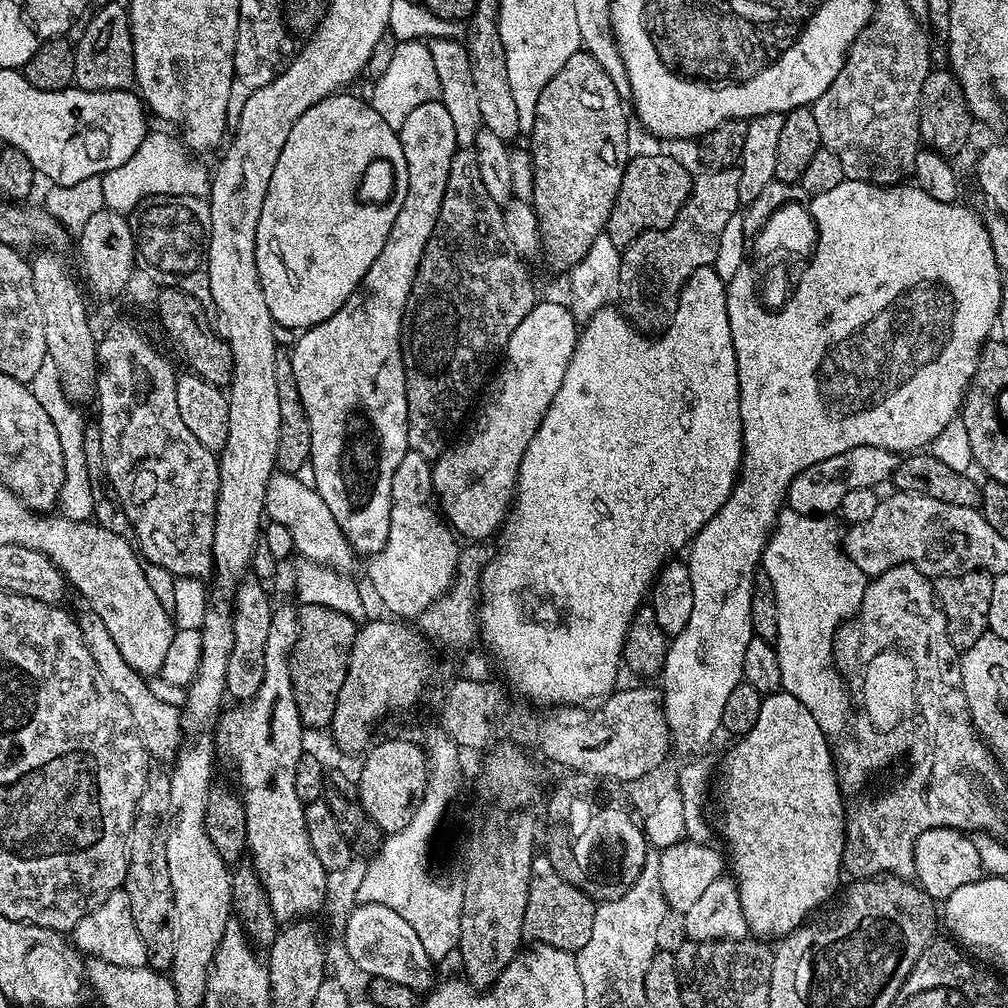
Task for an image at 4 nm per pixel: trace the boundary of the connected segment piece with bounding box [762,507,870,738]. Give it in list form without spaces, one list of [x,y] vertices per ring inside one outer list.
[[[785,507],[777,516],[776,527],[772,529],[764,548],[762,571],[770,578],[778,606],[778,634],[774,647],[778,654],[778,670],[782,670],[780,687],[783,691],[794,694],[794,698],[798,698],[798,702],[802,702],[802,706],[806,706],[806,710],[814,714],[814,722],[822,726],[828,737],[836,738],[848,724],[850,693],[844,677],[834,667],[832,642],[837,628],[859,612],[870,580],[844,553],[841,525],[832,519],[831,515],[803,516],[793,508]]]

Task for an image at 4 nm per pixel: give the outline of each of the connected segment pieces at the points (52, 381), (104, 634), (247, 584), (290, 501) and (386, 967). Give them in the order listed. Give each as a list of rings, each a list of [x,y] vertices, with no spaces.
[[[52,359],[42,362],[38,374],[34,374],[30,385],[34,398],[50,414],[50,422],[54,422],[54,430],[58,430],[58,442],[62,442],[62,458],[64,459],[64,481],[58,501],[59,515],[68,520],[91,521],[94,514],[94,498],[90,491],[90,474],[86,470],[86,454],[82,450],[84,441],[85,419],[76,413],[77,405],[69,400],[62,382],[58,378],[58,366],[54,366]]]
[[[84,610],[84,613],[79,613],[78,623],[82,638],[94,658],[94,662],[98,662],[98,670],[102,670],[102,678],[106,678],[106,682],[110,682],[110,687],[118,694],[118,698],[122,698],[126,702],[126,706],[130,706],[130,715],[134,718],[134,726],[138,726],[138,734],[146,746],[149,757],[153,761],[175,761],[176,753],[180,751],[182,741],[185,739],[184,732],[180,729],[181,709],[162,702],[151,693],[149,681],[136,672],[134,666],[130,666],[130,662],[126,662],[126,658],[122,658],[122,653],[118,651],[118,645],[115,644],[114,638],[110,638],[110,630],[106,630],[106,625],[103,624],[102,618],[98,618],[98,614]]]
[[[245,578],[236,585],[232,609],[234,648],[230,650],[230,666],[226,666],[227,695],[236,702],[252,700],[262,686],[262,674],[266,674],[266,642],[274,611],[274,604],[268,600],[271,600],[269,593],[264,592],[255,578]]]
[[[273,472],[268,489],[264,510],[269,521],[286,526],[293,538],[295,551],[307,560],[316,564],[324,564],[335,572],[351,573],[358,561],[357,553],[352,551],[350,542],[342,534],[338,522],[334,522],[334,514],[330,514],[330,506],[322,502],[315,487],[307,479],[299,480],[299,475],[290,472]]]
[[[357,903],[356,909],[348,916],[344,924],[344,948],[348,956],[365,972],[365,977],[390,978],[390,982],[398,982],[402,986],[410,986],[418,994],[424,994],[433,987],[432,968],[434,962],[431,960],[422,946],[421,939],[409,923],[398,914],[398,910],[390,910],[390,906],[381,904]]]

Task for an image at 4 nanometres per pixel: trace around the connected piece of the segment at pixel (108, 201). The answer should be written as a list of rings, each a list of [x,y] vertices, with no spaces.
[[[149,131],[133,157],[128,158],[122,166],[115,167],[114,170],[105,172],[101,176],[105,207],[112,212],[127,215],[133,213],[144,200],[152,196],[186,196],[203,199],[211,193],[211,188],[186,188],[188,152],[180,138],[172,136],[166,132]]]

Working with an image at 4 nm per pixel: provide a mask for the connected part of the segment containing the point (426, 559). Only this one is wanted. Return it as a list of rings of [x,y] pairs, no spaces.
[[[393,504],[386,546],[367,561],[377,596],[391,615],[404,620],[419,617],[448,591],[455,579],[460,549],[457,537],[441,515],[431,508],[425,504]]]

